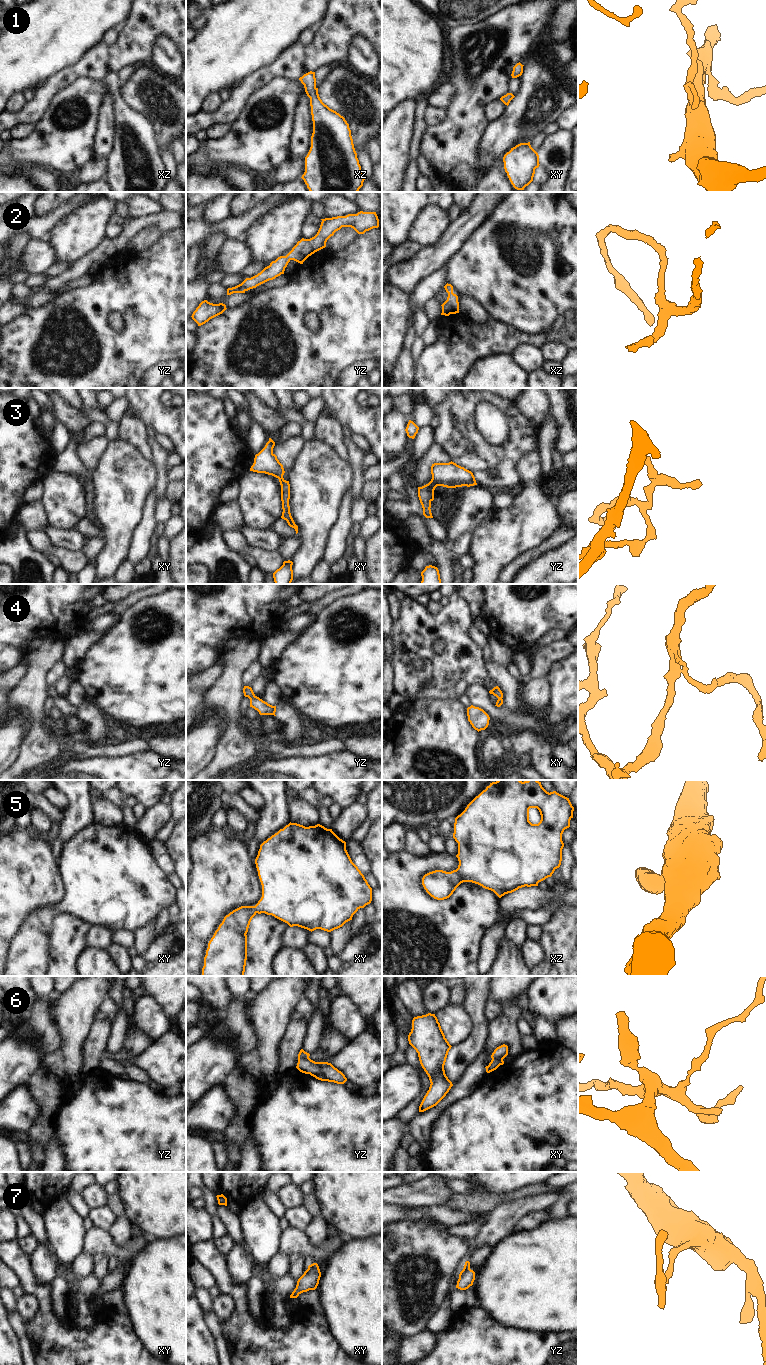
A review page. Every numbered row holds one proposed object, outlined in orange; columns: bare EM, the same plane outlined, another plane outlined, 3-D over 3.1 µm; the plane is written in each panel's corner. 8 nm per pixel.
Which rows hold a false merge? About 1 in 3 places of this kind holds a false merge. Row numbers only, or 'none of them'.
6.

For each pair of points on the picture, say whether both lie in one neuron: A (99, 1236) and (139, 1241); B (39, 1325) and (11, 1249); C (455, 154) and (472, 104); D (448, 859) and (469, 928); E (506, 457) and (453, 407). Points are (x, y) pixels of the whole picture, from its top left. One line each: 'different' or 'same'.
A: same
B: same
C: same
D: same
E: same

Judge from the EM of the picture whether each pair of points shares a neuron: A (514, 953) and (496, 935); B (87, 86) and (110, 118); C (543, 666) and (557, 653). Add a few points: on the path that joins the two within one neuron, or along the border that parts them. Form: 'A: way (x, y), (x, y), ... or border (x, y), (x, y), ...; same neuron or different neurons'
A: border (504, 937), (499, 955), (494, 963); different neurons
B: border (110, 95), (104, 101), (98, 130); different neurons
C: way (546, 663), (554, 655); same neuron

